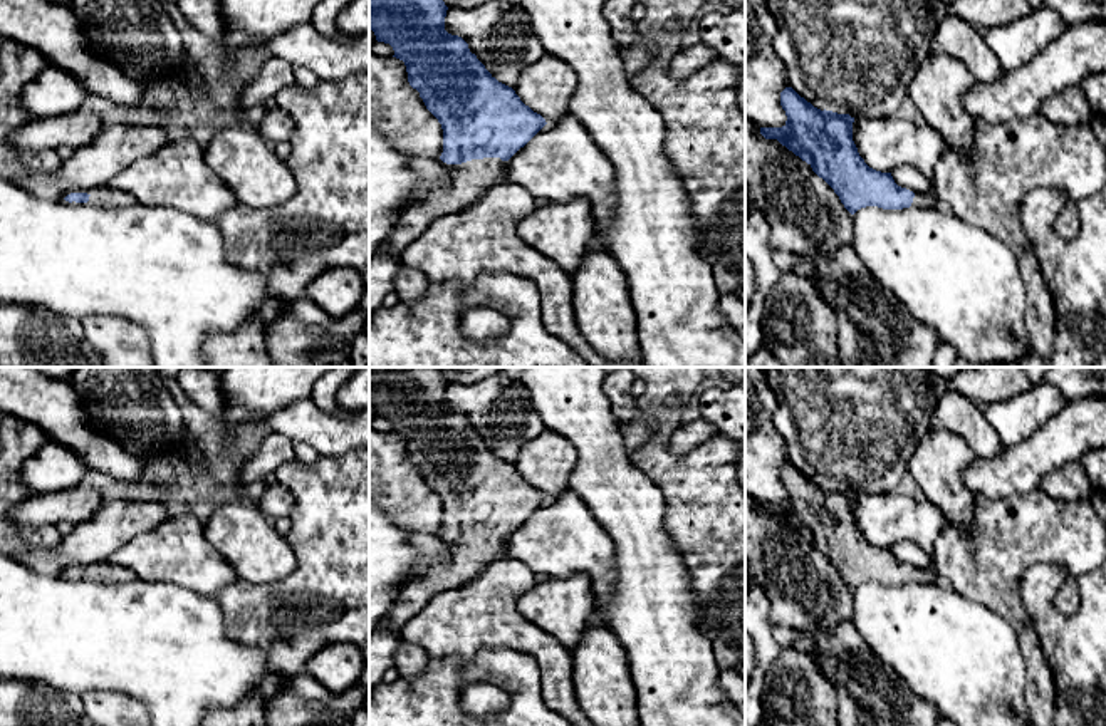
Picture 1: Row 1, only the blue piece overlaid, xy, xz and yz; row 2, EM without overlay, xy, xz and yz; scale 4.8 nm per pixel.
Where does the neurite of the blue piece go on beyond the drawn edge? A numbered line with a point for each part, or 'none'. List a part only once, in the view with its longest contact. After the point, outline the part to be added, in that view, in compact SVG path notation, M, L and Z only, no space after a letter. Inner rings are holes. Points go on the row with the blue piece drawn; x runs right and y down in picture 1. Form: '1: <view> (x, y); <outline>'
1: xz (472, 180); M483 158L462 163L445 191L435 191L401 213L399 223L383 243L383 252L401 258L404 248L411 245L433 221L448 213L470 208L492 186L505 183L507 164L509 161L502 161L500 158Z

